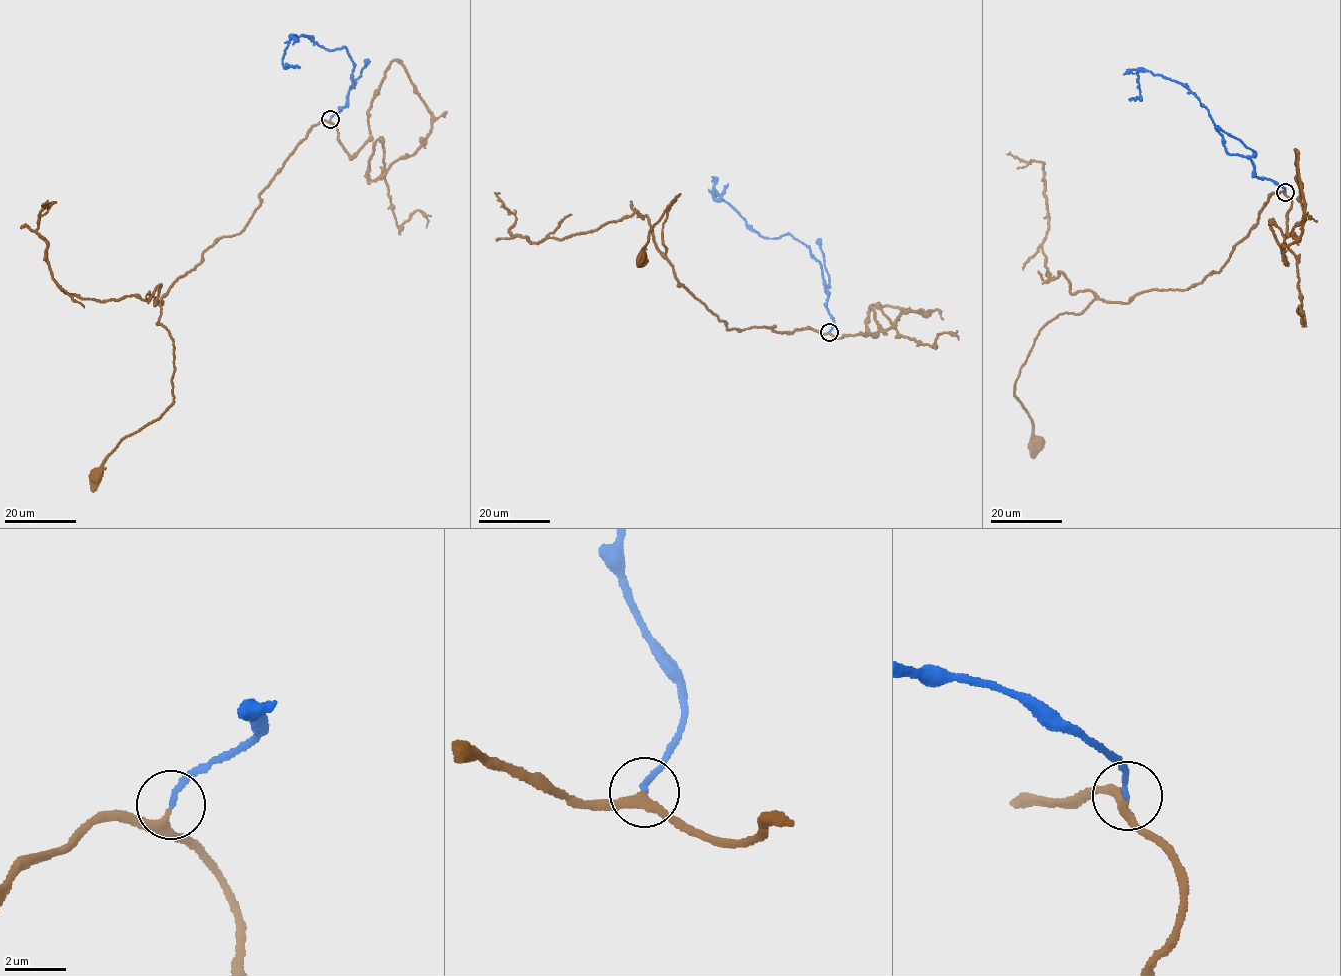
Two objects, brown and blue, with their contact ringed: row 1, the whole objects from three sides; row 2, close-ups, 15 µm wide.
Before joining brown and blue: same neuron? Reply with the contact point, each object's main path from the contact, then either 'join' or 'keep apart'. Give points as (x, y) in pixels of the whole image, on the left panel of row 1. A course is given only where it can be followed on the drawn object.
at (330, 119); brown runs (330, 119), (313, 125), (242, 230), (218, 238), (163, 297), (172, 404), (95, 474); blue runs (330, 119), (355, 88), (347, 49), (328, 50), (309, 36), (296, 35), (282, 63), (300, 67); join

